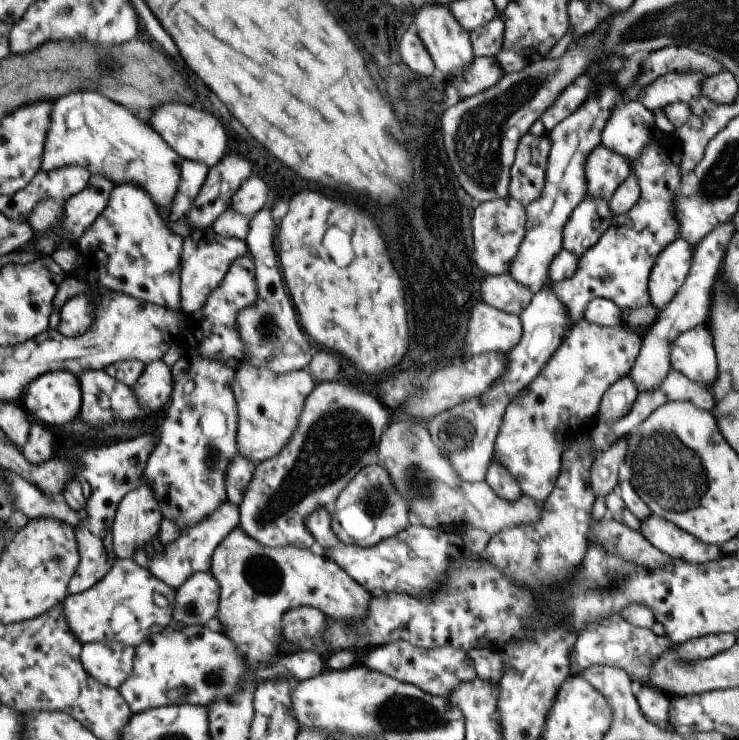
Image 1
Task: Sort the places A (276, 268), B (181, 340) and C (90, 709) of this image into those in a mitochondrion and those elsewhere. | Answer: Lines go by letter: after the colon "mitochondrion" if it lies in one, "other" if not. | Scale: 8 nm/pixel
A: other
B: other
C: other

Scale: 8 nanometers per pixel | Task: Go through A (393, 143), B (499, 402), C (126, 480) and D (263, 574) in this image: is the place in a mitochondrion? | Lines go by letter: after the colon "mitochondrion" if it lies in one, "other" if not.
A: other
B: other
C: other
D: mitochondrion

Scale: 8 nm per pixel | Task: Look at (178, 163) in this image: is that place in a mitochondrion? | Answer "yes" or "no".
no

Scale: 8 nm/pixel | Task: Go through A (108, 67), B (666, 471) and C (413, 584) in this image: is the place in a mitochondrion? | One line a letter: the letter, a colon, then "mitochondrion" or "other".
A: other
B: mitochondrion
C: other

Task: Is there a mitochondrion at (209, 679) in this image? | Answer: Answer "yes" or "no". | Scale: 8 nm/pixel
yes

